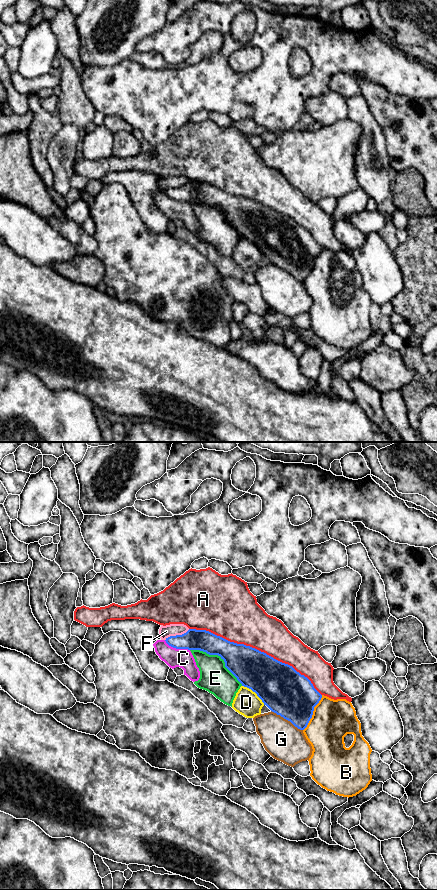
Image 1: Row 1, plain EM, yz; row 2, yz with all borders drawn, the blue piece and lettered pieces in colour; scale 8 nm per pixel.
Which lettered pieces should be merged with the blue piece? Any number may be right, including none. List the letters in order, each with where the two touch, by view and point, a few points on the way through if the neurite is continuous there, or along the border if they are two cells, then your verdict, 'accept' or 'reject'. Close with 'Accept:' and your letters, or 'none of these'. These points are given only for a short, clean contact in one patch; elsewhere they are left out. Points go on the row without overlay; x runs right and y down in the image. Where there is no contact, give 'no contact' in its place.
A: meets blue in yz at (256, 201); reject
B: meets blue in yz at (312, 265); reject
C: meets blue in yz at (177, 200); reject
D: meets blue in yz at (254, 243); reject
E: meets blue in yz at (219, 207); reject
F: meets blue in yz at (177, 187); border along yz (189, 181), (181, 186), (170, 187), (165, 192); reject
G: meets blue in yz at (287, 271); reject
Accept: none of these

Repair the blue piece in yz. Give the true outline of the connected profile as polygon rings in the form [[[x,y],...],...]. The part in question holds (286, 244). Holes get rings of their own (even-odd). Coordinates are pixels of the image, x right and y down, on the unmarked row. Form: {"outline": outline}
{"outline": [[[189,181],[186,185],[170,188],[165,193],[169,198],[176,201],[200,202],[209,207],[220,208],[225,214],[225,219],[242,238],[255,244],[272,264],[290,273],[300,282],[307,279],[312,270],[314,259],[322,250],[311,233],[292,218],[282,215],[255,200],[230,194],[209,183]]]}

